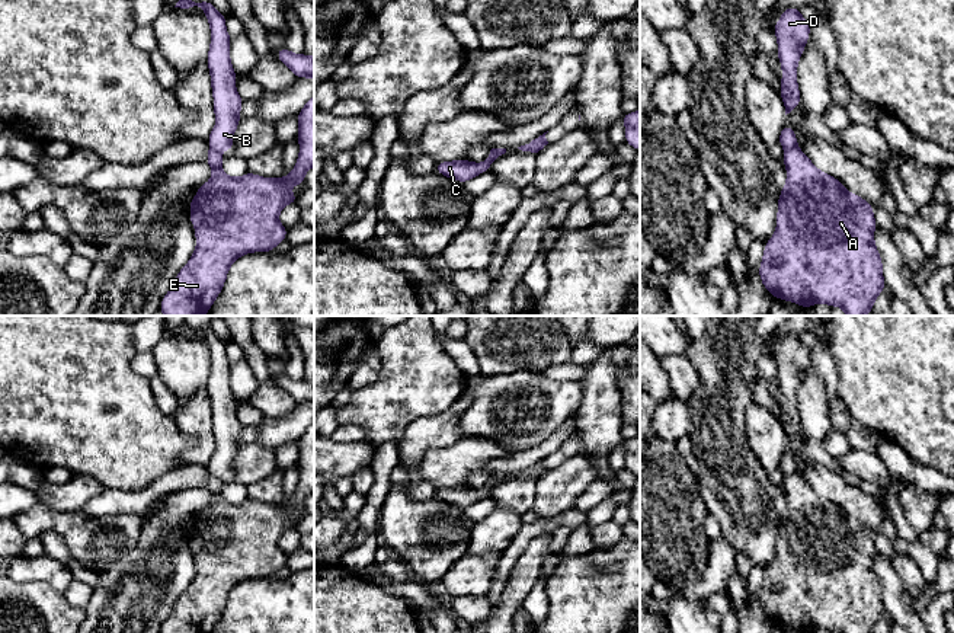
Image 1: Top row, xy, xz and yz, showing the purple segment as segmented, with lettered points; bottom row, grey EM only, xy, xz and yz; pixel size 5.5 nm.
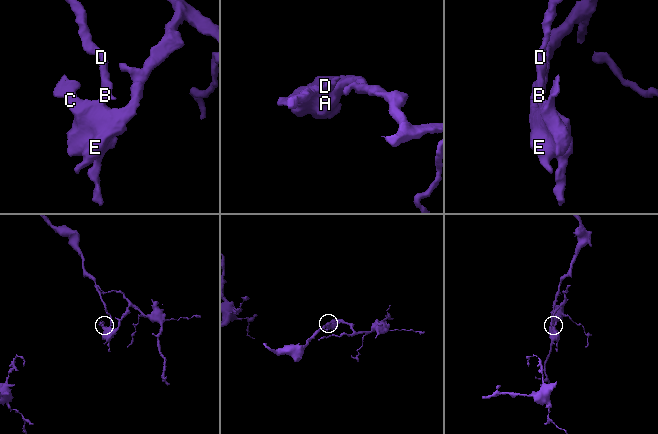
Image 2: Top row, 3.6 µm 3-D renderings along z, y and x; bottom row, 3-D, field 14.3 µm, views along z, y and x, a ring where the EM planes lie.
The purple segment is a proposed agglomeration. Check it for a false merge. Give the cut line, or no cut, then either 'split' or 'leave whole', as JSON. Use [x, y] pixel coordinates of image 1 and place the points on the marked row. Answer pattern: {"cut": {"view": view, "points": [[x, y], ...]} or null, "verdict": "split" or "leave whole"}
{"cut": {"view": "yz", "points": [[796, 146], [786, 152]]}, "verdict": "split"}

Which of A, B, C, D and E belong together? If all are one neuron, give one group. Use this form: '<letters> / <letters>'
A C E / B D

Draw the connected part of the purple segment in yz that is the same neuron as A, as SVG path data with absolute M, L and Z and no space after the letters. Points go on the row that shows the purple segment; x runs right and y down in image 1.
M798 147L787 150L782 163L787 167L787 183L778 198L775 234L766 242L759 266L762 284L774 298L801 307L811 308L819 301L830 307L839 306L848 316L867 316L886 288L881 258L874 243L877 223L871 204L852 195L833 176L820 172Z

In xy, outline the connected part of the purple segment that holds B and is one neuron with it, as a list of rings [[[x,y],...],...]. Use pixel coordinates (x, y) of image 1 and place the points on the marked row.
[[[179,0],[175,7],[202,7],[211,26],[211,45],[208,51],[208,67],[214,96],[215,127],[208,137],[211,148],[234,150],[233,135],[240,124],[240,109],[243,99],[236,90],[236,71],[230,60],[231,36],[225,29],[225,16],[220,13],[209,0],[192,1]]]

